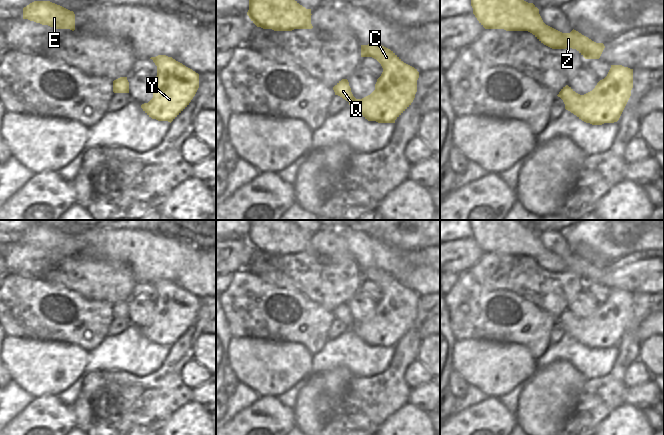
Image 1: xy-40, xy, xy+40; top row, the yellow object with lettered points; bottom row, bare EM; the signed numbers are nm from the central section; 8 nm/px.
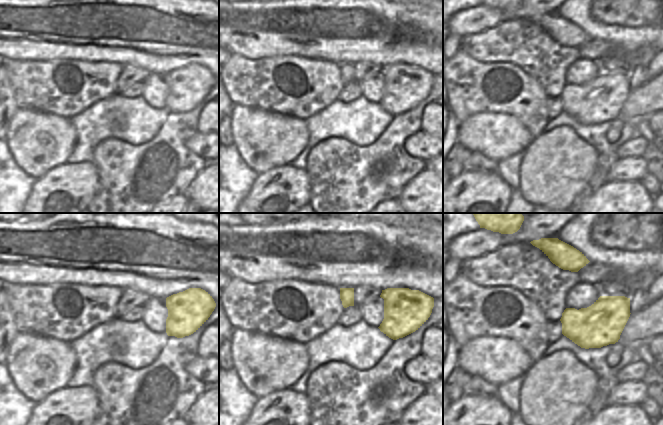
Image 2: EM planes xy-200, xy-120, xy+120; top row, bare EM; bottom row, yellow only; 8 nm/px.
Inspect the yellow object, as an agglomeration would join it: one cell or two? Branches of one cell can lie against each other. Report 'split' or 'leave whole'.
leave whole

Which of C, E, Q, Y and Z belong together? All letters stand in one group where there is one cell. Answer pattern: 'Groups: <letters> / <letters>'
Groups: C E Q Y Z

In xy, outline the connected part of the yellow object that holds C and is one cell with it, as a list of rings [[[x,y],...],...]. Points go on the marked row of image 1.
[[[361,45],[361,57],[372,57],[383,68],[375,90],[362,99],[356,99],[348,80],[342,79],[333,87],[335,95],[348,101],[368,121],[395,123],[415,98],[419,72],[382,45]]]

